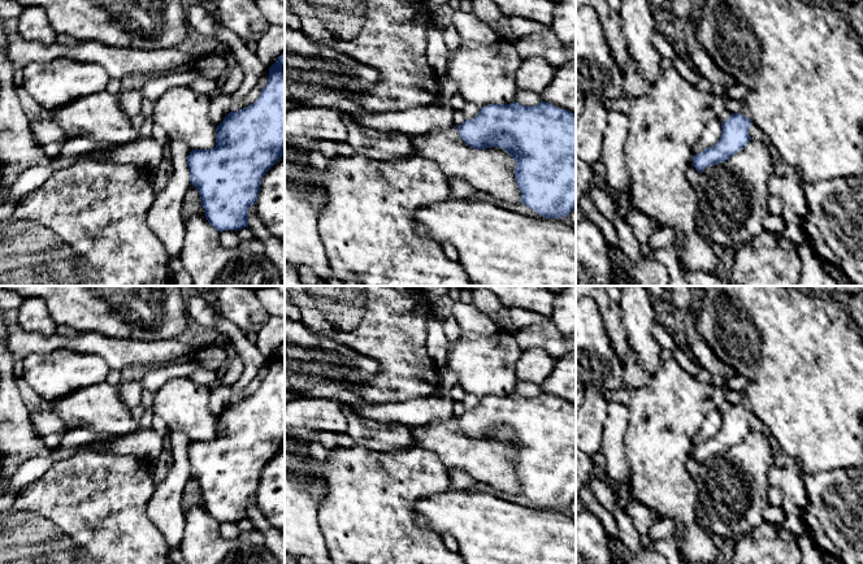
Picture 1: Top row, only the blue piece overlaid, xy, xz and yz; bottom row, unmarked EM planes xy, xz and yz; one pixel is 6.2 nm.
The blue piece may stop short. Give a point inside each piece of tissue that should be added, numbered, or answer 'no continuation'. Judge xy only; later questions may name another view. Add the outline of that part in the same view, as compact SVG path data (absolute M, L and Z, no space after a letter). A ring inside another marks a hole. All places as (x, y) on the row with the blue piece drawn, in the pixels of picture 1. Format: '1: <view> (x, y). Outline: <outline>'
no continuation

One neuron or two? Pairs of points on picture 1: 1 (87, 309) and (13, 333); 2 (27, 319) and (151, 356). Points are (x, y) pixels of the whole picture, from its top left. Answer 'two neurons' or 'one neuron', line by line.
1: two neurons
2: two neurons

